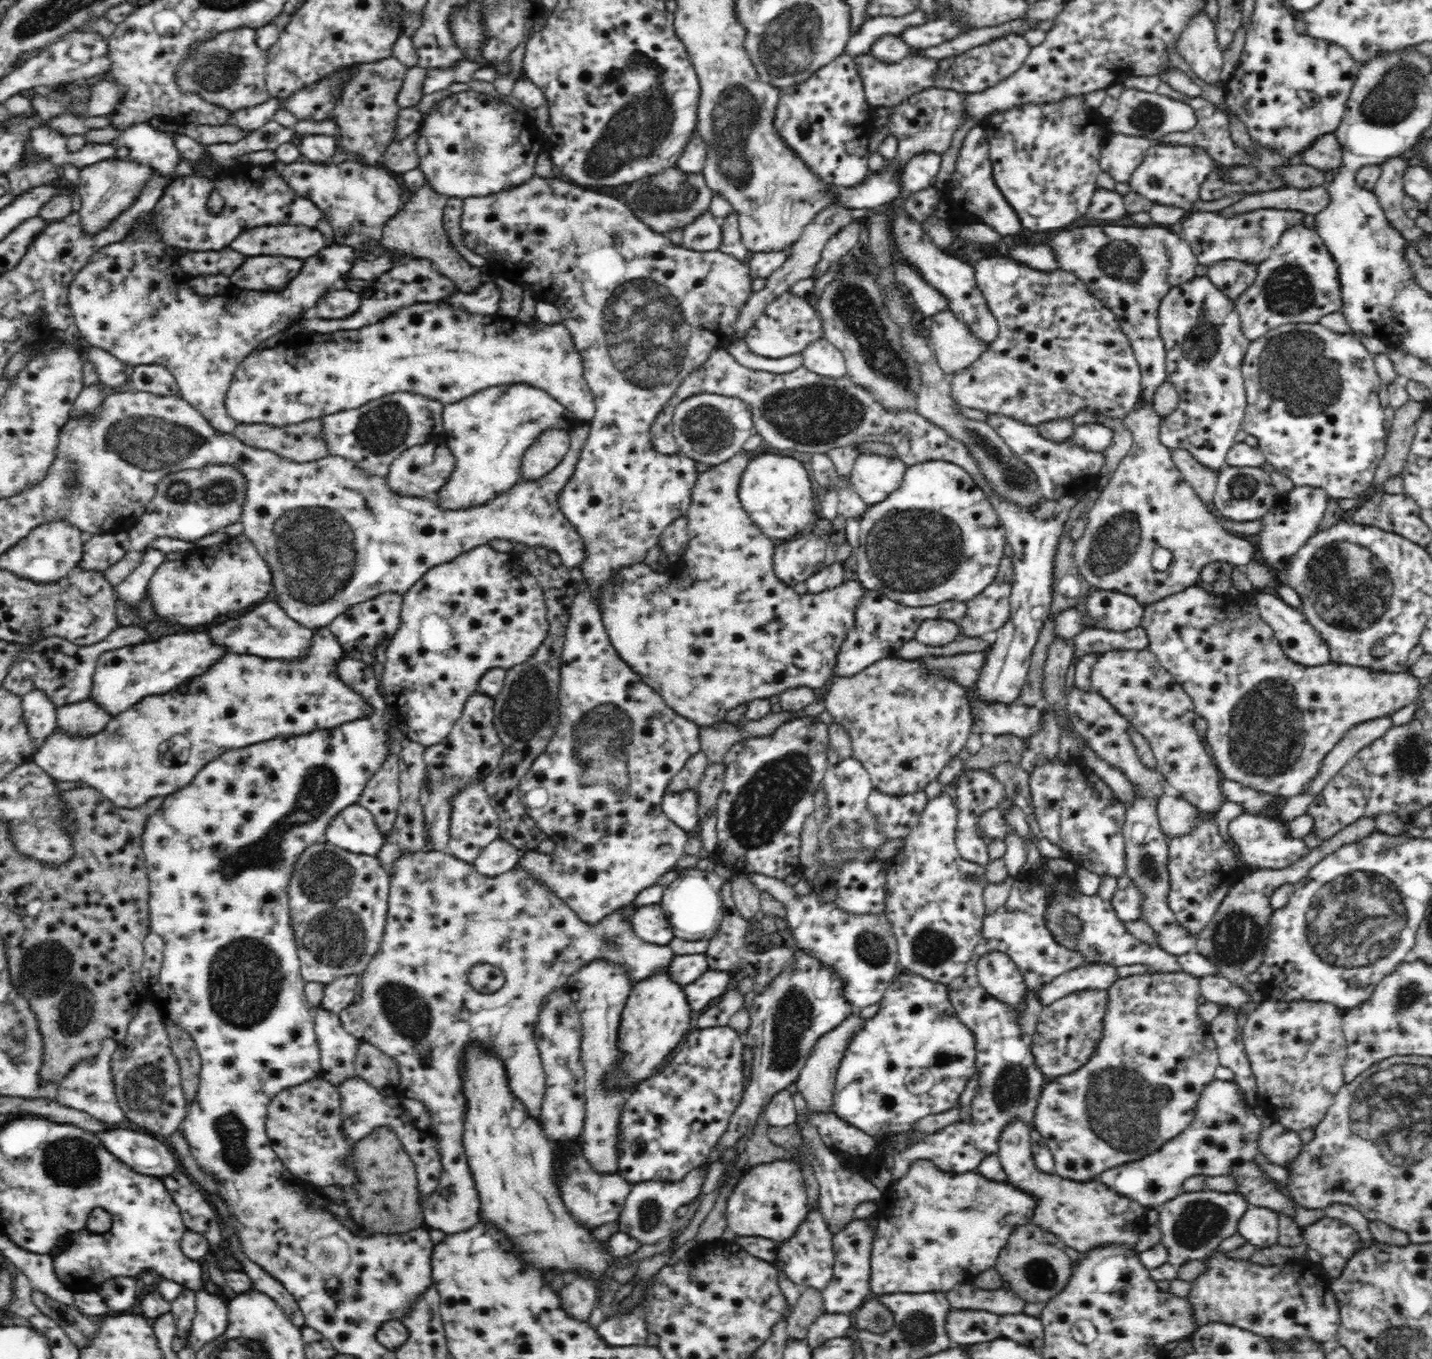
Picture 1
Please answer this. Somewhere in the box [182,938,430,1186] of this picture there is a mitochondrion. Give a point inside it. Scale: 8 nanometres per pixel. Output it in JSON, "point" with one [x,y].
{"point":[232,1133]}

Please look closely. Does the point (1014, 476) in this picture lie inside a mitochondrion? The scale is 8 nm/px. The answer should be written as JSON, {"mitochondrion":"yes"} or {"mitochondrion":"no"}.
{"mitochondrion":"yes"}

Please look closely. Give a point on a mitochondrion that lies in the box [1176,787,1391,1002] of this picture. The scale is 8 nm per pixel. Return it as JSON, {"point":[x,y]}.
{"point":[1237,937]}

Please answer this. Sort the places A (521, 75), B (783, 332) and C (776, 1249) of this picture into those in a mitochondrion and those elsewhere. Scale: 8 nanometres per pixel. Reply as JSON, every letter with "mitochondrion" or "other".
{"A":"other","B":"other","C":"other"}

